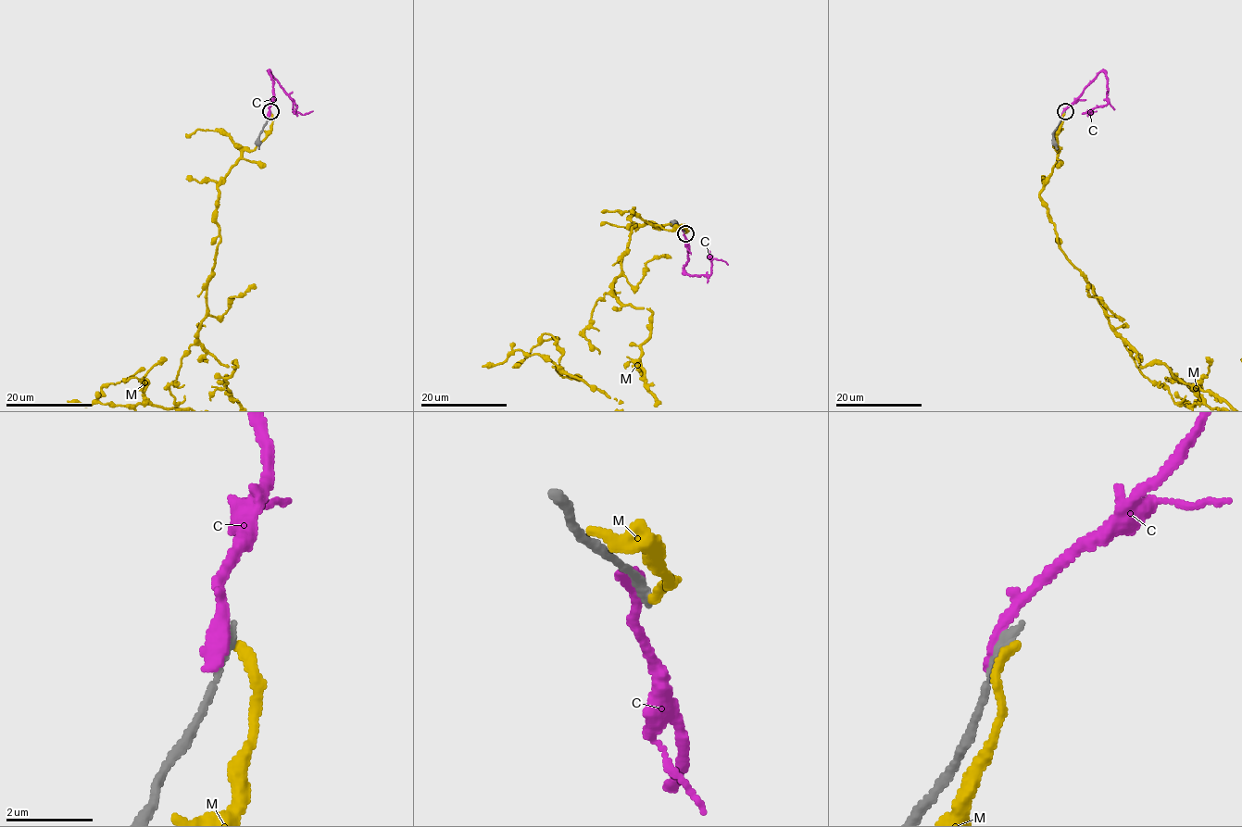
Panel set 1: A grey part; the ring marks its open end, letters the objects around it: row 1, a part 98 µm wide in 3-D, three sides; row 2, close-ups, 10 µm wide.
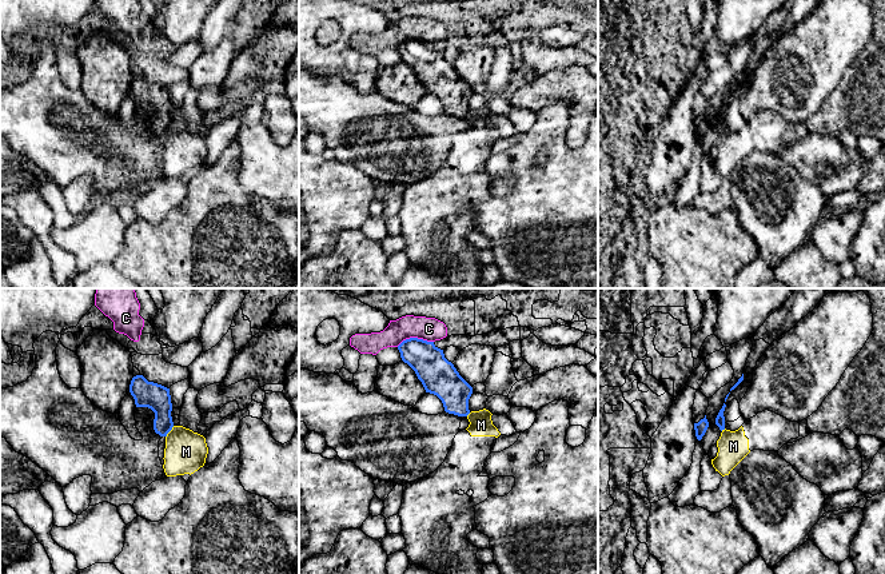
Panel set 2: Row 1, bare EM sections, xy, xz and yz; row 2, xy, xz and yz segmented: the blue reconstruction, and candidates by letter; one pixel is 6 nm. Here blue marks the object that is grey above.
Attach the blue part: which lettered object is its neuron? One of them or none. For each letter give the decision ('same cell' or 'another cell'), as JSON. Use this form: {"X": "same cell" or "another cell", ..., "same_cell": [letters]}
{"C": "another cell", "M": "another cell", "same_cell": []}

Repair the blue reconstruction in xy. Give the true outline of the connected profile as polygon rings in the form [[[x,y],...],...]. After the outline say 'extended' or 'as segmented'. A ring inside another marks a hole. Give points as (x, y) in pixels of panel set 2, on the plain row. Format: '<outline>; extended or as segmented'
[[[136,76],[131,81],[129,93],[135,100],[136,108],[148,108],[155,113],[155,133],[160,137],[167,137],[174,128],[170,89],[148,83],[143,76]]]; as segmented

